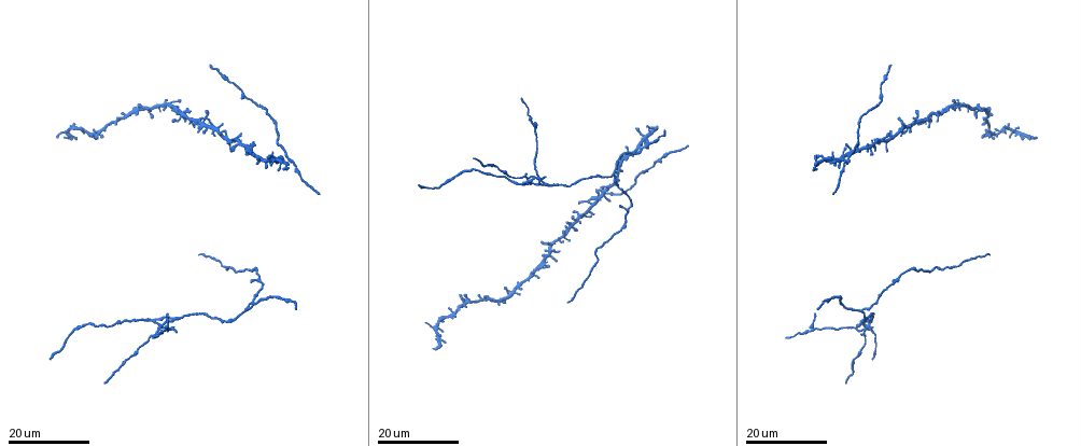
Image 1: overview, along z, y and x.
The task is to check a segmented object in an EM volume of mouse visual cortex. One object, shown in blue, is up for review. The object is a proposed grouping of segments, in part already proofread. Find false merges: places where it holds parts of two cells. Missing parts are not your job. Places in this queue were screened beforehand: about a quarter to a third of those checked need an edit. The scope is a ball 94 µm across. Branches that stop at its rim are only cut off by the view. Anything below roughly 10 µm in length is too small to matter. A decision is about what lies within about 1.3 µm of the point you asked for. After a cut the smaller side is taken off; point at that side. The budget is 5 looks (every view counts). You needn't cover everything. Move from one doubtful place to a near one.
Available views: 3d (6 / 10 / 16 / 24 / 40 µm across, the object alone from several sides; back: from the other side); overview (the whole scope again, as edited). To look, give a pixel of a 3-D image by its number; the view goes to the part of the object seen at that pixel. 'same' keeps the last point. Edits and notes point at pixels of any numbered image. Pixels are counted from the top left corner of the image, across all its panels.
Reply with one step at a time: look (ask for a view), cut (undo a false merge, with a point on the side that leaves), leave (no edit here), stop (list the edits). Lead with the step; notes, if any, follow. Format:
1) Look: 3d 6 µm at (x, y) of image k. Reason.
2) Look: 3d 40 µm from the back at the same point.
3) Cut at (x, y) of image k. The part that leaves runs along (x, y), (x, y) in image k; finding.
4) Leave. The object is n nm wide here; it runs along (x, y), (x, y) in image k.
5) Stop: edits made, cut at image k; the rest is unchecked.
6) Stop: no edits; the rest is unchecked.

Look: 3d 16 µm at (170, 317) of image 1. Thin arm on a thick one.

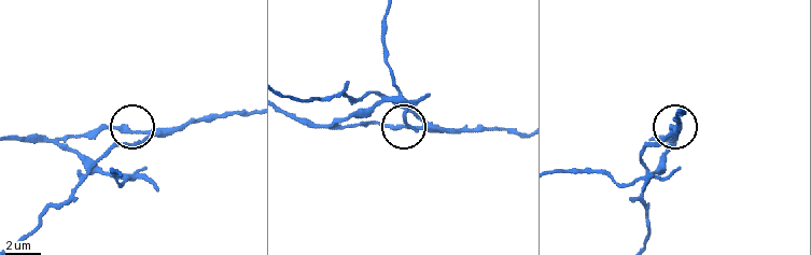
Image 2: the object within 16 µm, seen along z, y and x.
Look: 3d 10 µm at (137, 130) of image 2. Zoom in.

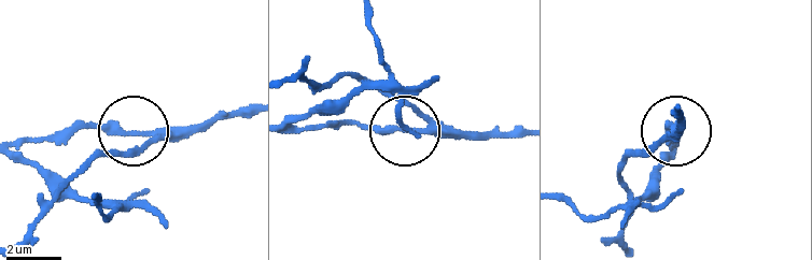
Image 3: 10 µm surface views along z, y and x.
Cut at (131, 152) of image 3. The part that leaves runs along (159, 140), (85, 160), (51, 210), (15, 242) in image 3; a second cell is stuck on.

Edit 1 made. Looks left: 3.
Look: 3d 16 µm at (154, 319) of image 1. Three-way junction.

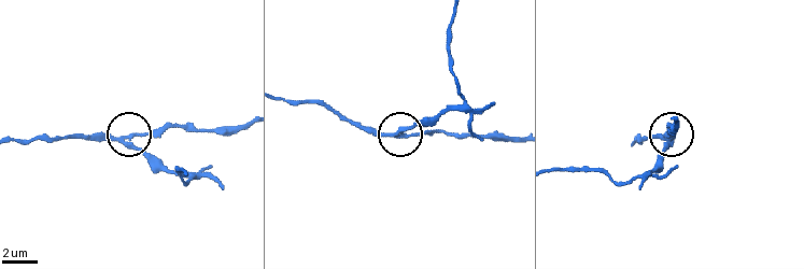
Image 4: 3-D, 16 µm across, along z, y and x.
Look: 3d 6 µm at (394, 134) of image 4.

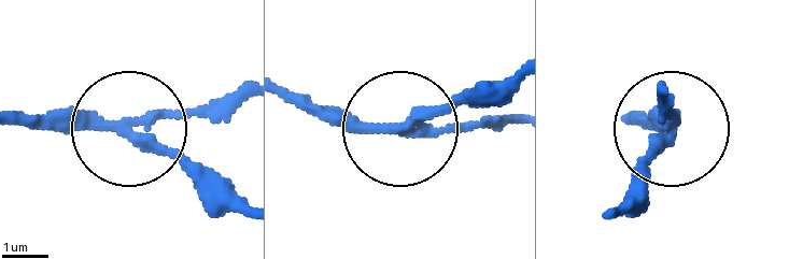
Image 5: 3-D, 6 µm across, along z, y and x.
Cut at (199, 163) of image 5. The object is 220 nm wide here; the part that leaves runs along (137, 138), (191, 156), (237, 195) in image 5; a second cell is stuck on.

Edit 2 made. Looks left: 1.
Stop: edits made, cut at image 3, cut at image 5; the rest is unchecked.

